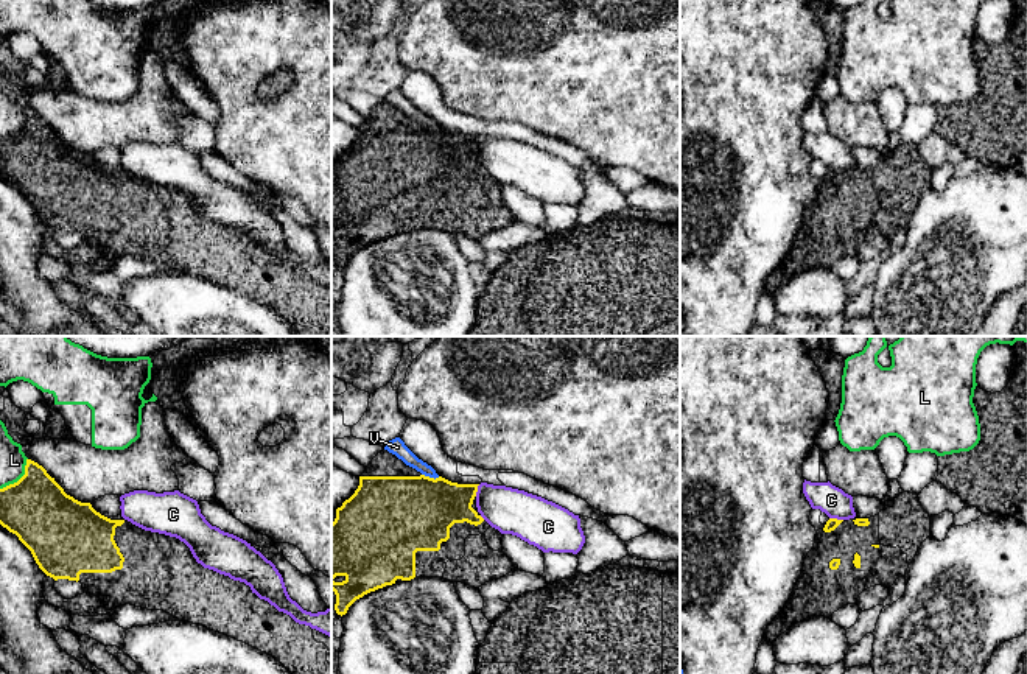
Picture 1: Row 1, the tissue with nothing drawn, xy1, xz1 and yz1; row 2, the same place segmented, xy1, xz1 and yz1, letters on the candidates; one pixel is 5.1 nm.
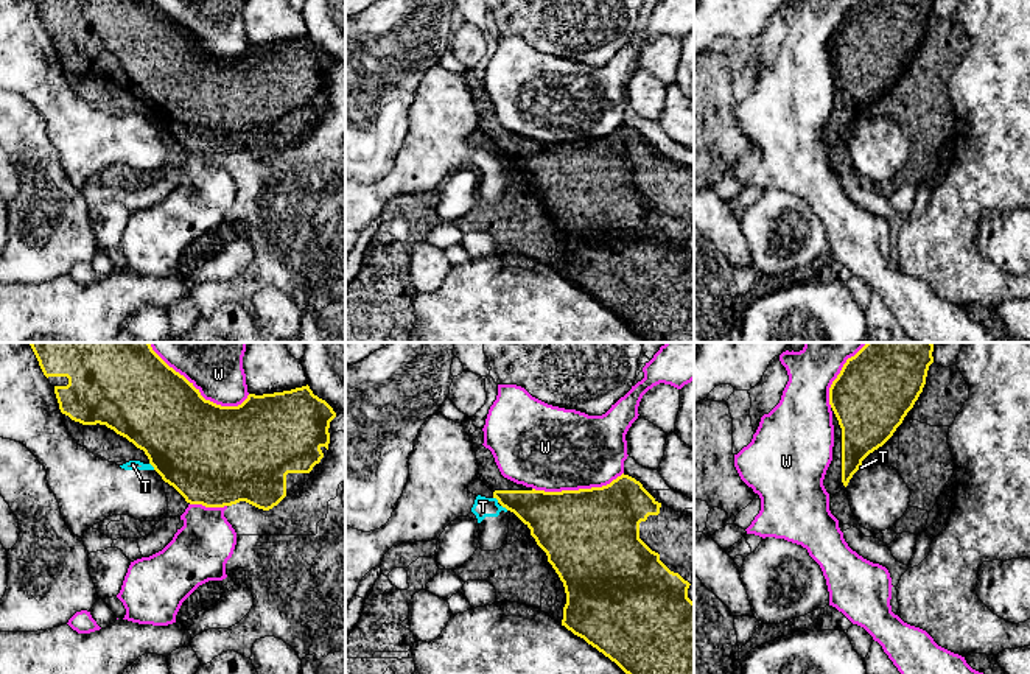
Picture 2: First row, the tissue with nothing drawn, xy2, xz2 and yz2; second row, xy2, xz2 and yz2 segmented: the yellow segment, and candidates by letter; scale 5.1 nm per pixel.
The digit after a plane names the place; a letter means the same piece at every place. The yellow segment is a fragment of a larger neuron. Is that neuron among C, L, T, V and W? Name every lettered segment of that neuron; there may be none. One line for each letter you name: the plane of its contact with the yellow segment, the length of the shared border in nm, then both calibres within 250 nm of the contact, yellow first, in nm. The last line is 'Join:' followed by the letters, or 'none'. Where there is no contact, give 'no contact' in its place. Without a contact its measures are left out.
Join: none

